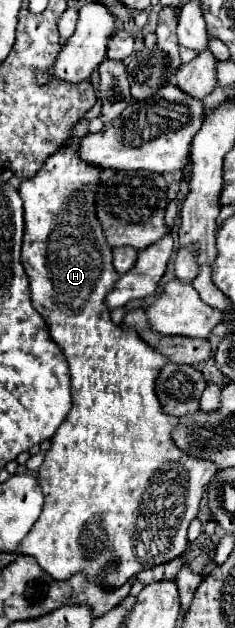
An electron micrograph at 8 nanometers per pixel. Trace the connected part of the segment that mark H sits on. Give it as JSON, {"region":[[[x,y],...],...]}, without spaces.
{"region":[[[62,148],[62,152],[56,152],[54,156],[46,158],[46,164],[30,178],[22,180],[20,184],[20,198],[24,200],[24,222],[26,222],[26,230],[24,230],[24,244],[22,244],[22,264],[26,268],[28,280],[30,280],[30,292],[32,292],[32,304],[34,308],[44,316],[44,320],[50,326],[50,336],[62,346],[64,356],[68,358],[70,364],[70,378],[72,378],[72,410],[66,416],[66,420],[60,424],[60,428],[56,430],[56,434],[52,436],[52,446],[46,452],[46,460],[38,470],[38,482],[42,486],[44,492],[44,508],[40,518],[36,520],[34,528],[28,532],[26,540],[22,540],[20,548],[16,550],[16,554],[28,554],[34,556],[38,560],[38,564],[56,580],[66,580],[70,576],[74,576],[76,572],[84,572],[86,576],[98,576],[106,570],[108,564],[118,560],[118,570],[108,570],[106,576],[102,578],[104,584],[108,586],[118,586],[124,584],[128,578],[134,578],[140,570],[164,564],[168,560],[174,560],[176,556],[180,556],[188,544],[186,538],[186,530],[190,526],[190,522],[198,516],[198,508],[200,508],[200,498],[208,486],[208,482],[212,480],[212,476],[216,474],[216,464],[210,464],[208,460],[202,460],[198,456],[190,456],[188,452],[182,452],[182,448],[178,448],[172,442],[170,432],[178,426],[178,418],[174,416],[166,416],[158,396],[156,396],[156,378],[158,372],[162,370],[162,366],[166,366],[170,360],[166,360],[156,348],[150,348],[150,344],[146,344],[136,332],[134,328],[126,328],[122,324],[114,324],[110,318],[110,310],[106,306],[106,296],[114,290],[114,284],[118,282],[118,272],[112,266],[112,248],[110,244],[106,244],[106,236],[102,232],[102,226],[98,224],[98,216],[94,212],[94,196],[98,194],[100,188],[100,168],[94,168],[92,164],[86,164],[86,160],[82,160],[78,156],[78,148]]]}

